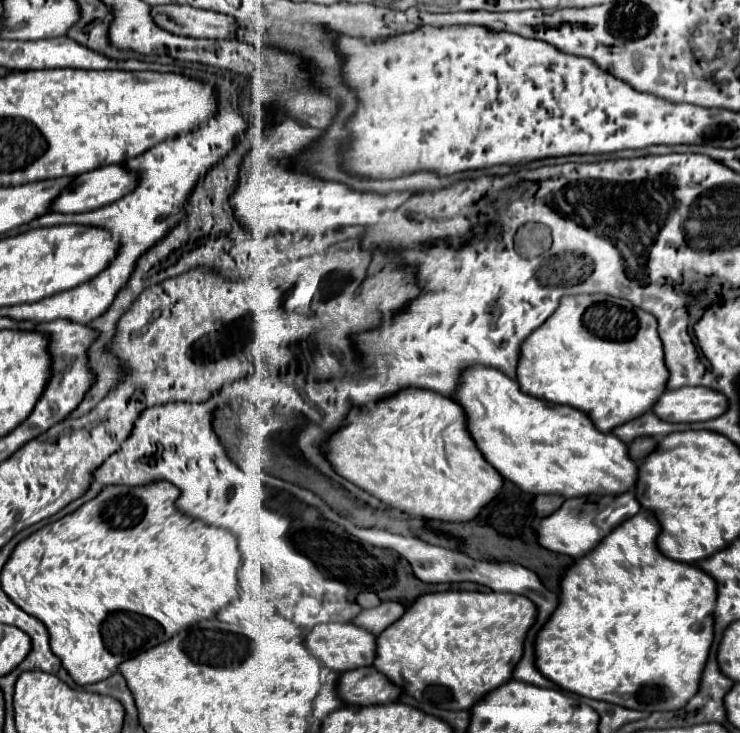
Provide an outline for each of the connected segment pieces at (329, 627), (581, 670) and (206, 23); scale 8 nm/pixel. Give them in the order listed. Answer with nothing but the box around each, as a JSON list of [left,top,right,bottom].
[[304,623,376,673],[534,511,716,713],[150,5,234,39]]

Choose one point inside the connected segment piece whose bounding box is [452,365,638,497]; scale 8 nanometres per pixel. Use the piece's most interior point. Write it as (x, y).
(542, 447)

